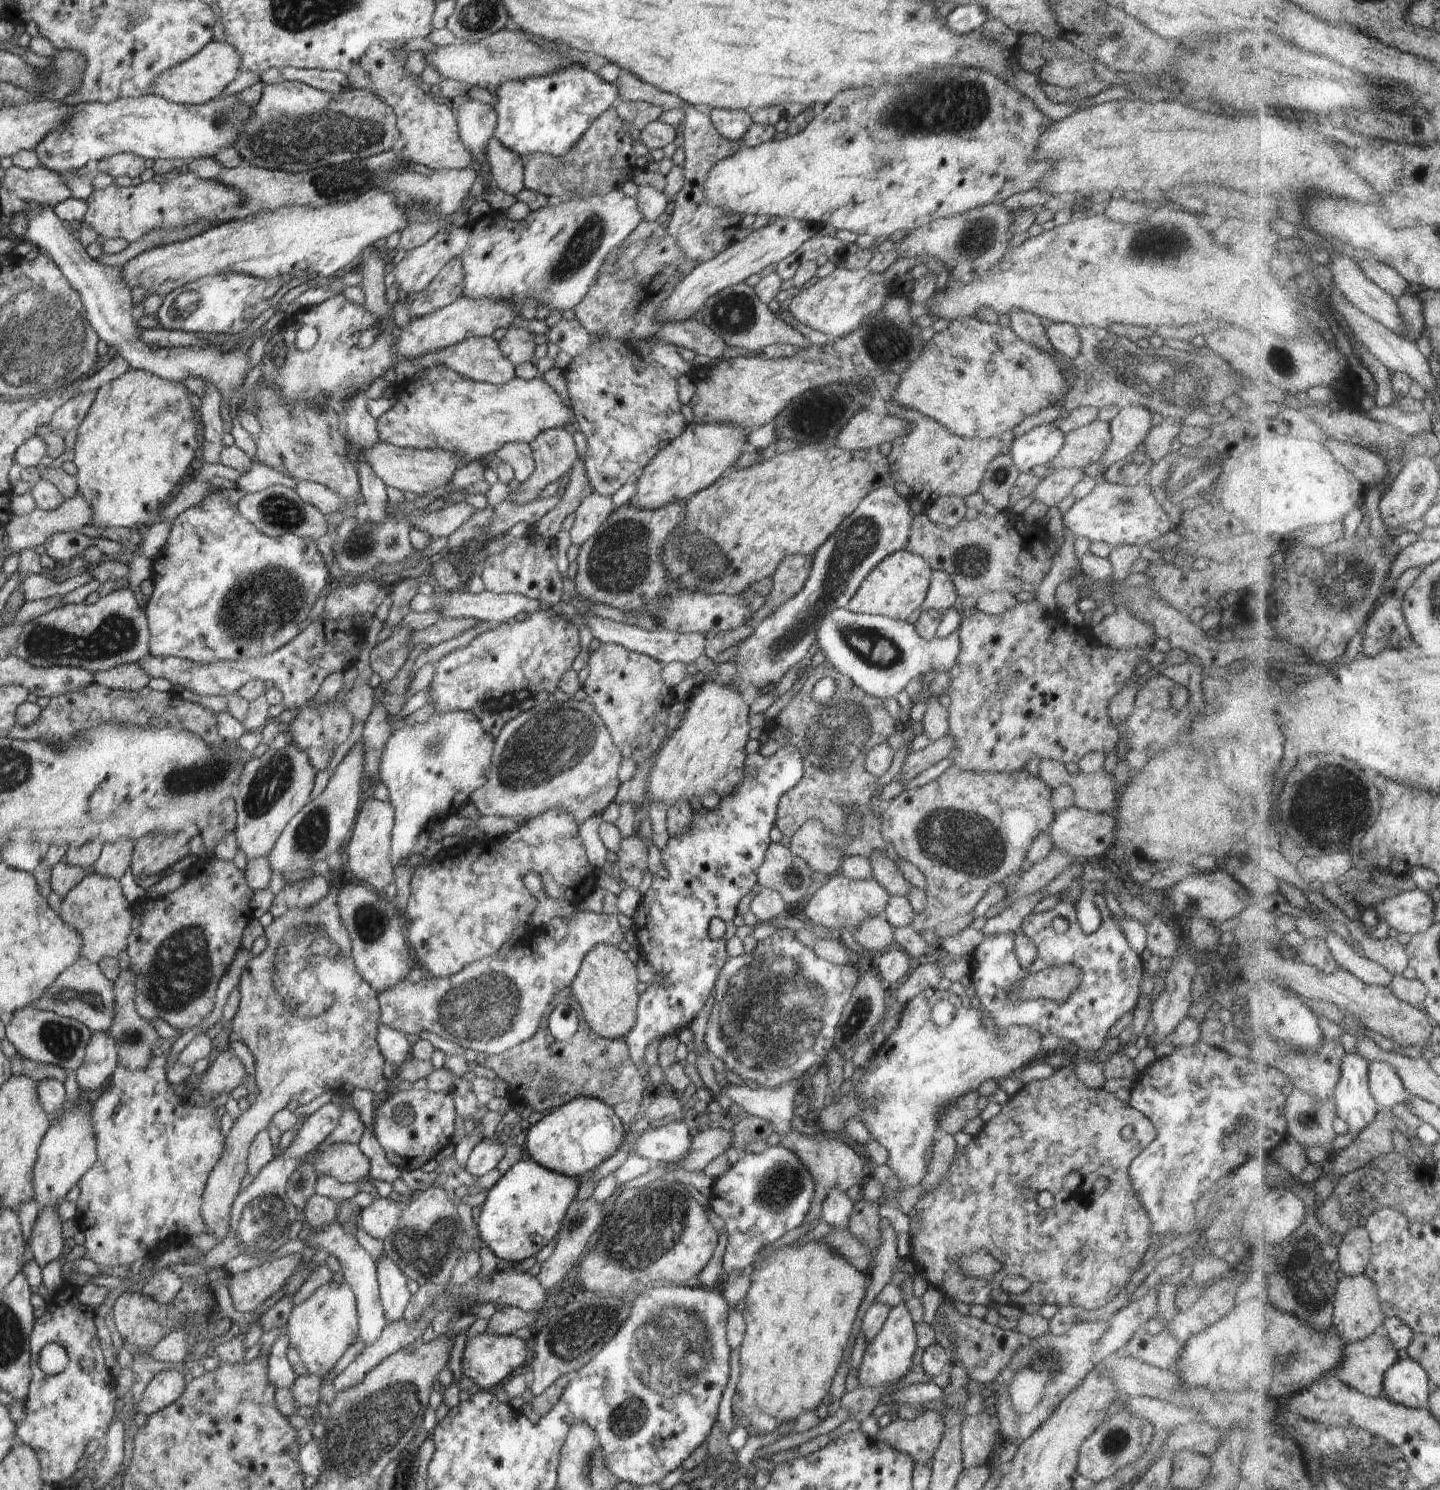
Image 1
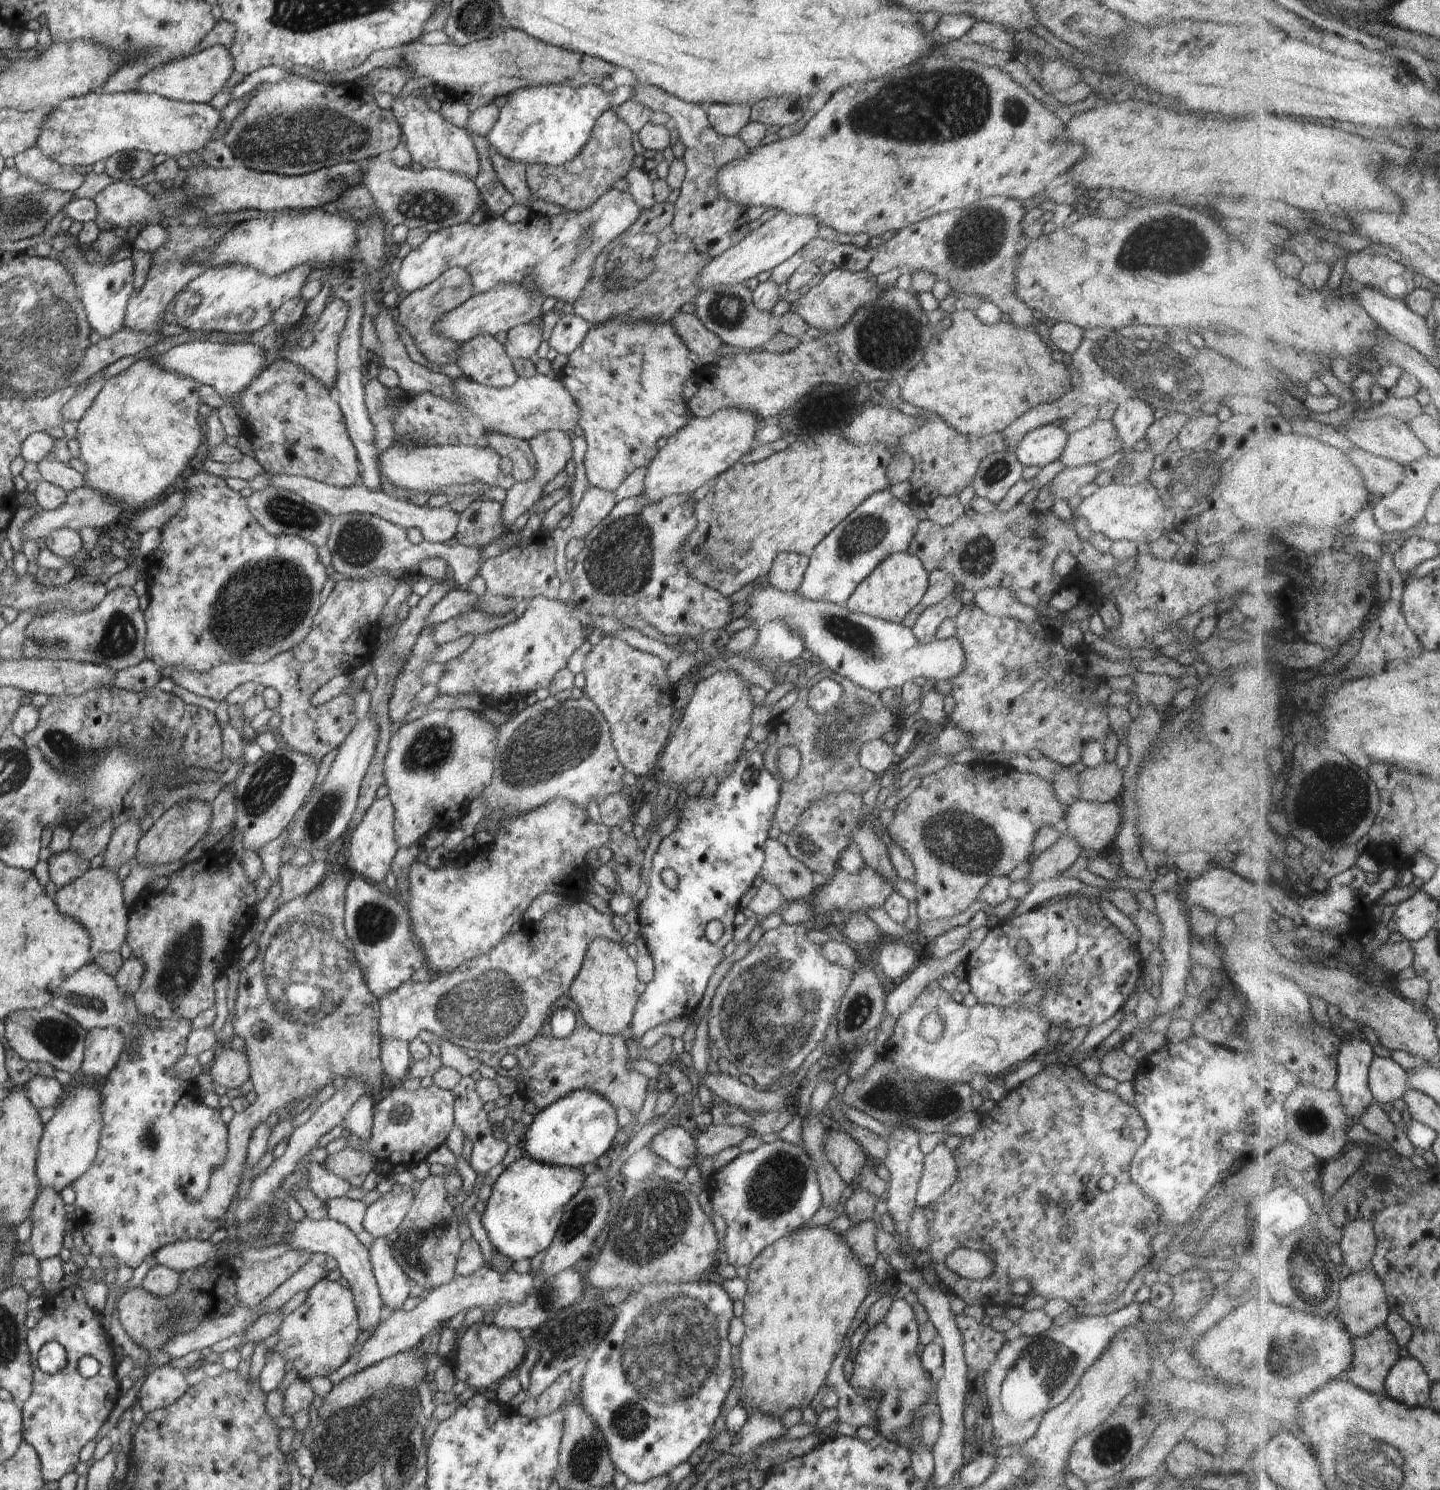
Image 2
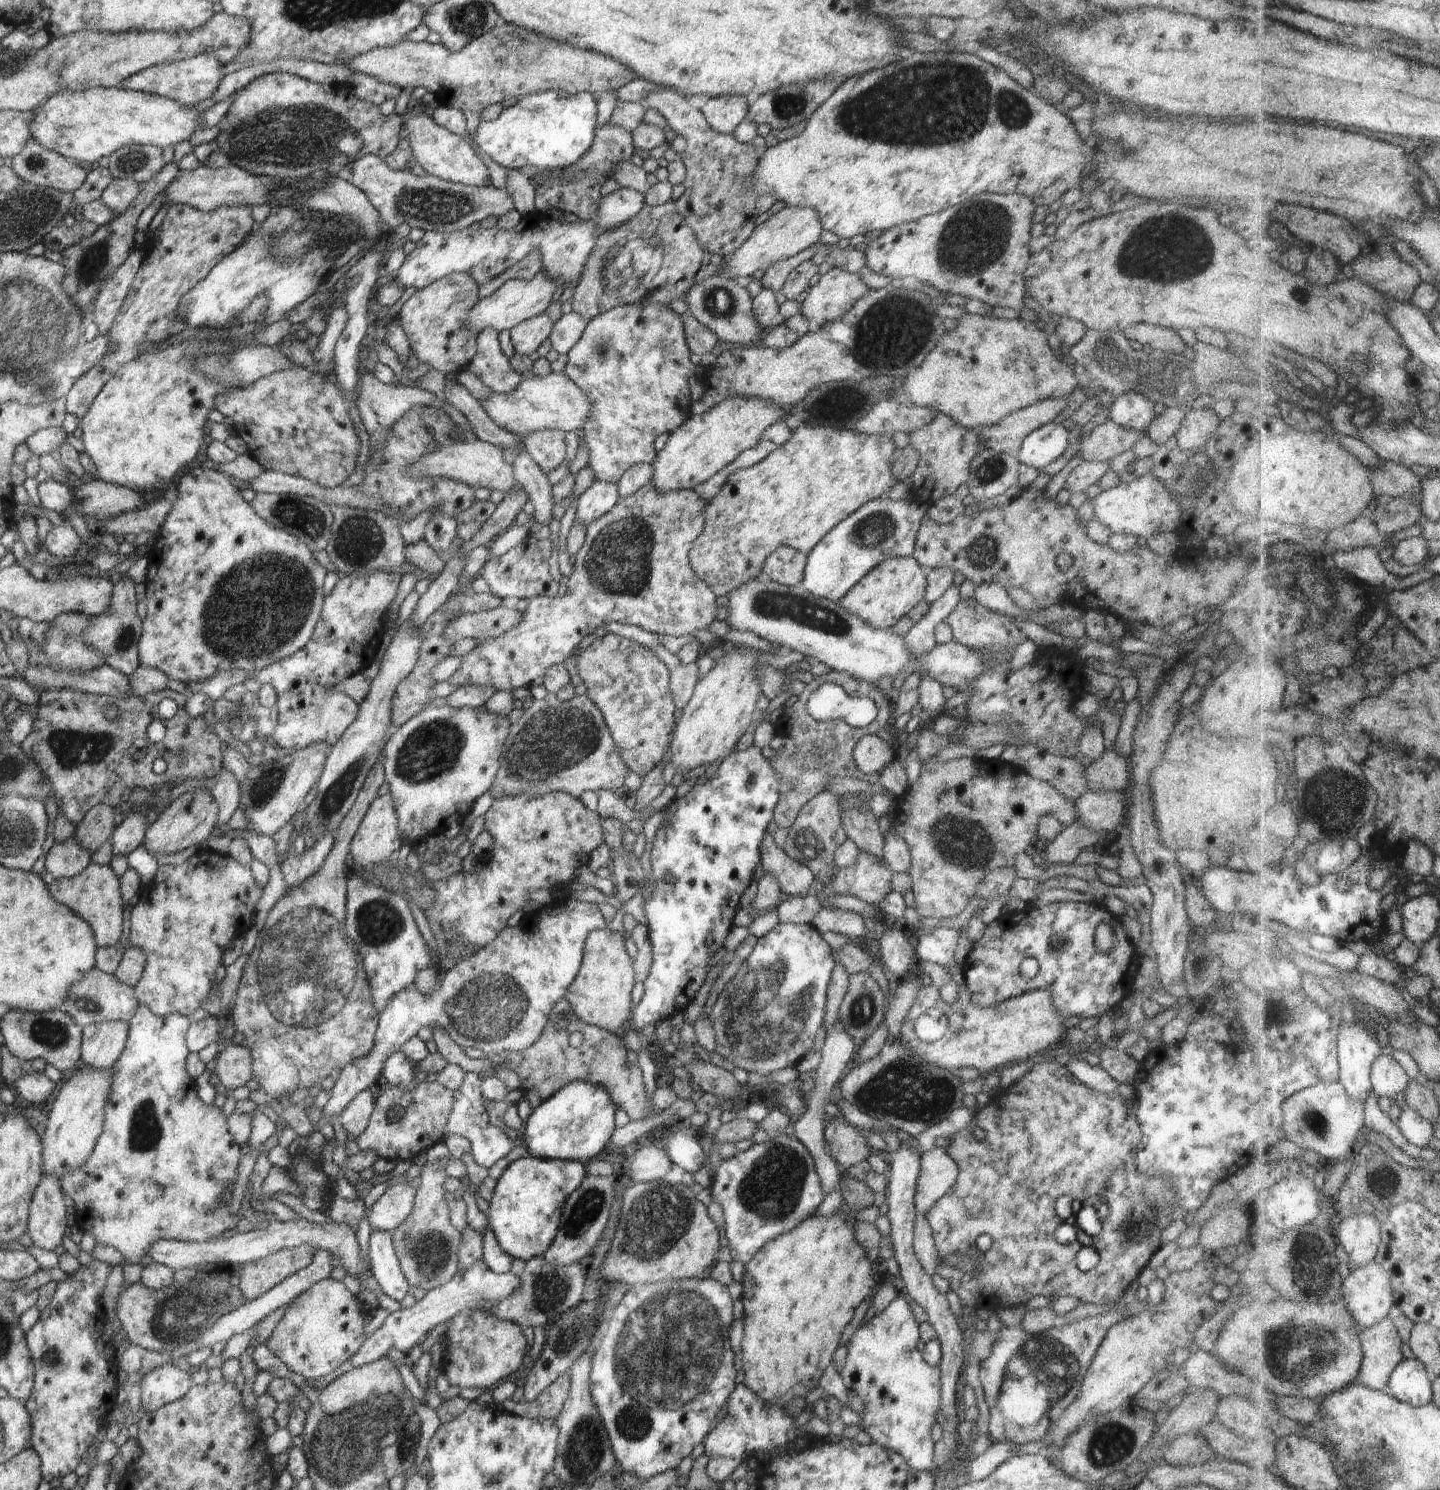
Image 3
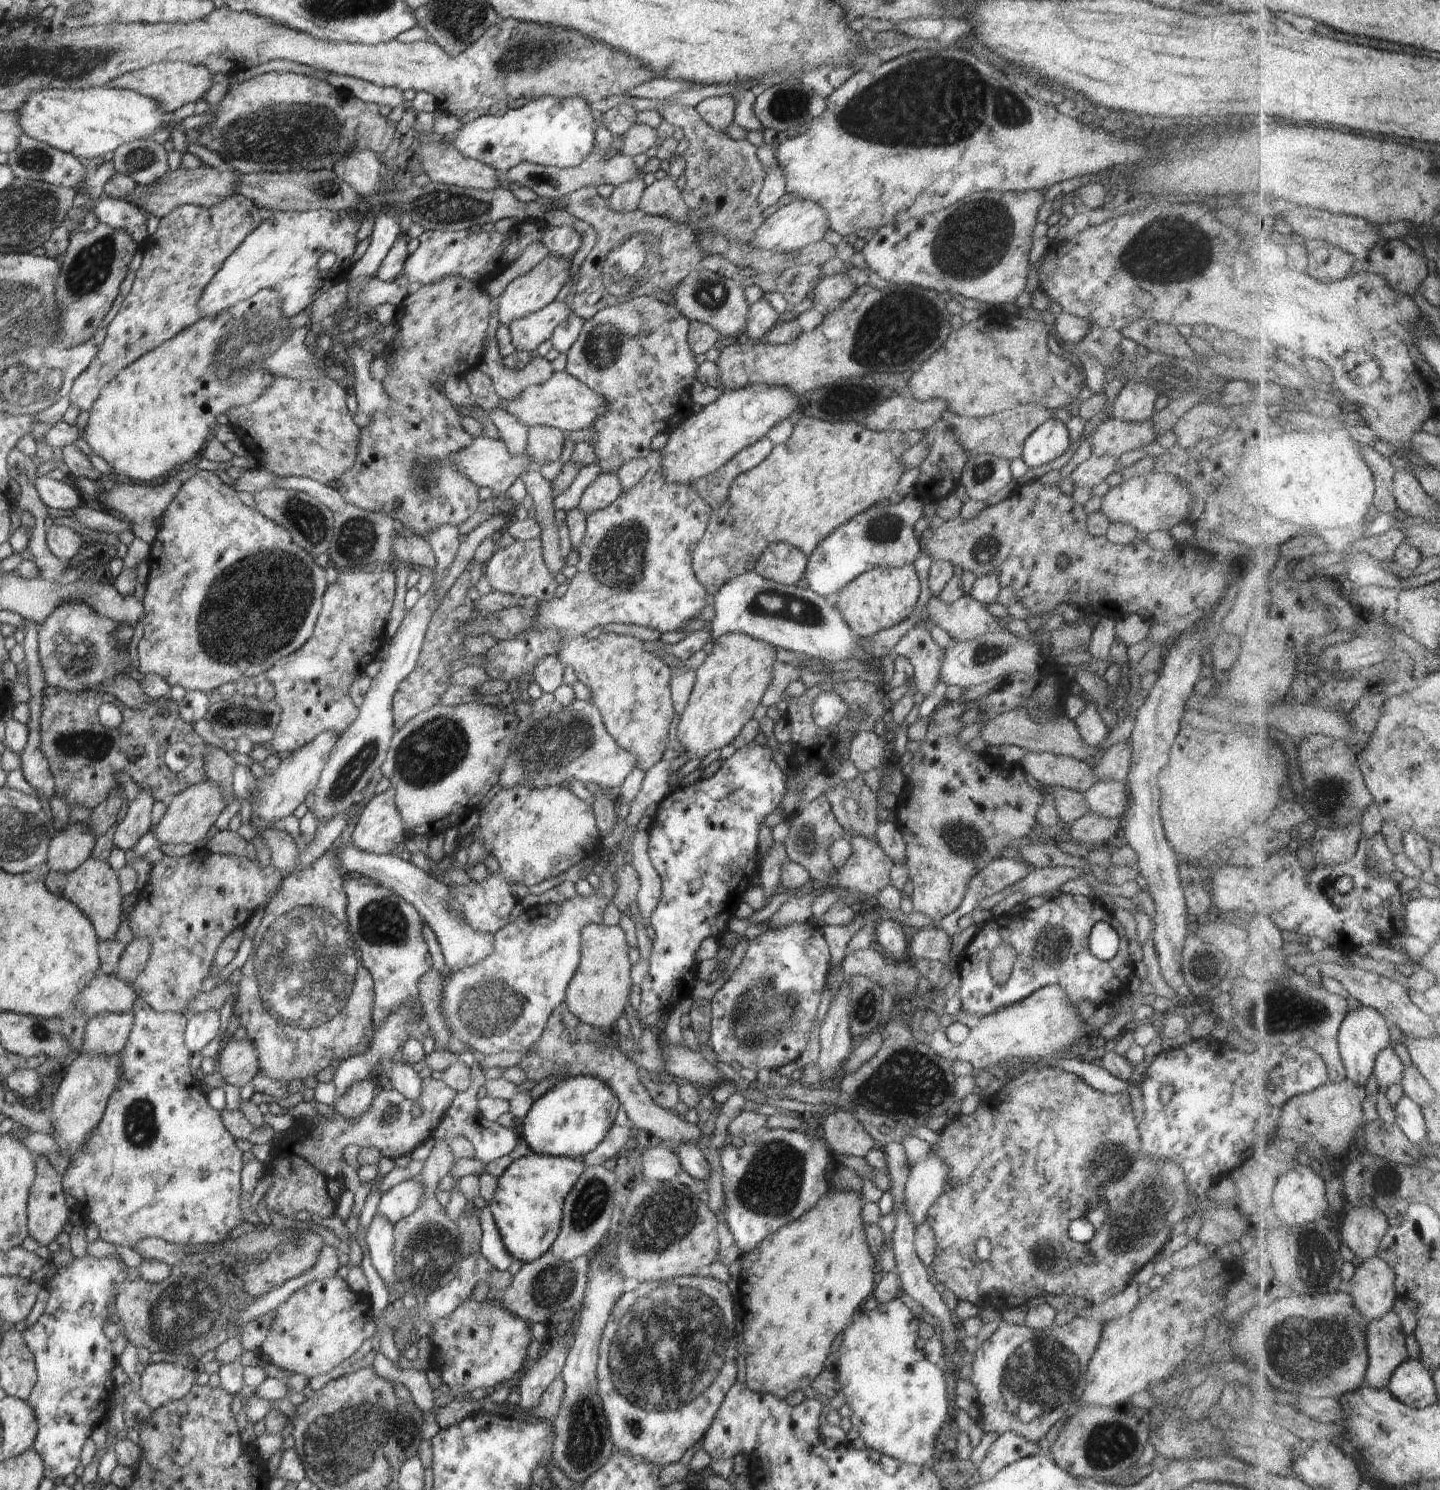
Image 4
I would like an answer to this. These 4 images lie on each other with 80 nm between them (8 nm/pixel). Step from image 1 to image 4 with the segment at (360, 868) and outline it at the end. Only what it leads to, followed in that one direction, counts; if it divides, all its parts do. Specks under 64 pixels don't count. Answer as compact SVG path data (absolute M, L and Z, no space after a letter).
M390 787L366 804L354 828L352 846L376 855L390 855L401 850L405 830L395 806L394 792Z

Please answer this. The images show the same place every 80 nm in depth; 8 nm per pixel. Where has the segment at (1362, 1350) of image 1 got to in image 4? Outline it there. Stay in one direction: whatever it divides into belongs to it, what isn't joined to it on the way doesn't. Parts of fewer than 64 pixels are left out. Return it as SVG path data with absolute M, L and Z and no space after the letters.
M1395 1310L1369 1324L1367 1338L1371 1359L1367 1382L1370 1386L1378 1390L1388 1388L1394 1373L1410 1360L1406 1336L1402 1319Z

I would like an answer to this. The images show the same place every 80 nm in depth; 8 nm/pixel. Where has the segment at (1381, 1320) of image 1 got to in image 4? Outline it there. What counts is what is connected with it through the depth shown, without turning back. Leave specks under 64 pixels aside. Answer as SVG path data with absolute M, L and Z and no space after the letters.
M1378 1255L1360 1263L1357 1262L1356 1267L1354 1277L1347 1280L1347 1288L1353 1294L1356 1306L1365 1317L1369 1318L1370 1322L1384 1318L1390 1311L1395 1310L1399 1299L1397 1270Z

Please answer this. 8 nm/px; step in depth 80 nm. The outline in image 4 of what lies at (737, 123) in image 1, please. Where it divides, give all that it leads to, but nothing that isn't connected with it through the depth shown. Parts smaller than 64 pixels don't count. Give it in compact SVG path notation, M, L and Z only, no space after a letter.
M711 96L702 100L695 110L711 128L726 132L726 128L734 123L736 97Z

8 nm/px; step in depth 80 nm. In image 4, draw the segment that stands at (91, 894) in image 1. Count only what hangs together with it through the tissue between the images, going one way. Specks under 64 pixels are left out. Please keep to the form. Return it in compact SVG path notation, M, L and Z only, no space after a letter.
M90 856L73 871L49 871L43 883L52 894L71 900L82 911L93 926L98 942L116 938L122 918L121 898L123 894L117 873L106 860Z

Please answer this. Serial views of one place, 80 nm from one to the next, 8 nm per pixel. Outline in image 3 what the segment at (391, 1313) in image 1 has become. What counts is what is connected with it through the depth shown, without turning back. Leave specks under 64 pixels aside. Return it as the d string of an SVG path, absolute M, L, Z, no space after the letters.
M373 1230L368 1256L371 1263L371 1275L382 1293L401 1303L407 1295L411 1294L412 1288L406 1276L402 1274L390 1232Z

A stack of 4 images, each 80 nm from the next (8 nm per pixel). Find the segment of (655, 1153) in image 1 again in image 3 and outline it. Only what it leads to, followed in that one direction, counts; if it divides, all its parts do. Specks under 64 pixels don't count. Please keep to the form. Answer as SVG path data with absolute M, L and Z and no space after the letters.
M687 1130L663 1131L662 1137L667 1138L665 1152L668 1159L688 1173L698 1172L705 1161L705 1154L698 1139Z

